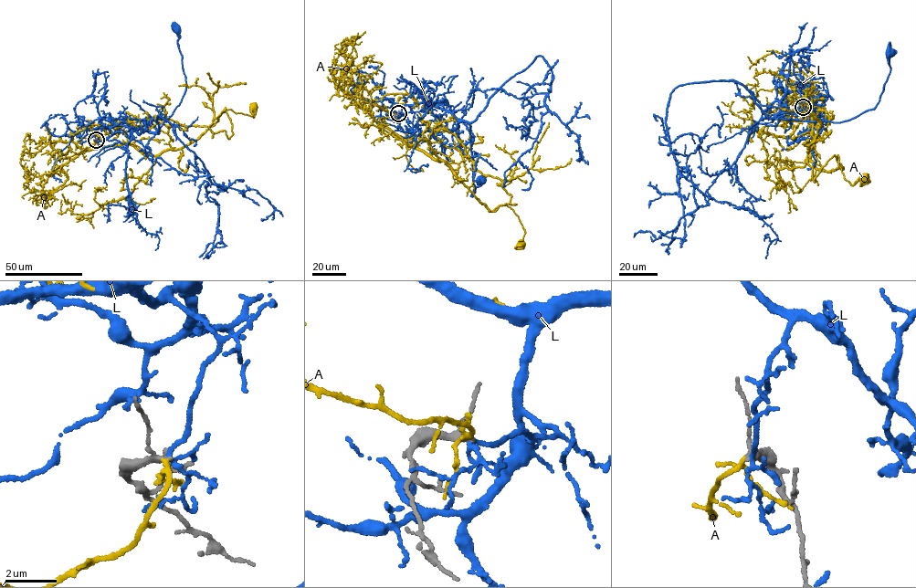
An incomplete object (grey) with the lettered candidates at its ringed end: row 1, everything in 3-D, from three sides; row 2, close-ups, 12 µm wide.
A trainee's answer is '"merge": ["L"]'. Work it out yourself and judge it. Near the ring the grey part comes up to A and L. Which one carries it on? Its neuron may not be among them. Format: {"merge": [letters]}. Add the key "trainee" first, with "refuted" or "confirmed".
{"trainee": "refuted", "merge": ["A"]}

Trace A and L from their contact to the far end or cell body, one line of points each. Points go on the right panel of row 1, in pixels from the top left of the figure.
A: (804, 107), (818, 136), (805, 161), (830, 171), (842, 168), (837, 155), (845, 179), (852, 185), (864, 176)
L: (804, 107), (806, 97), (789, 91), (774, 115), (839, 122), (871, 110), (889, 73), (891, 51)

